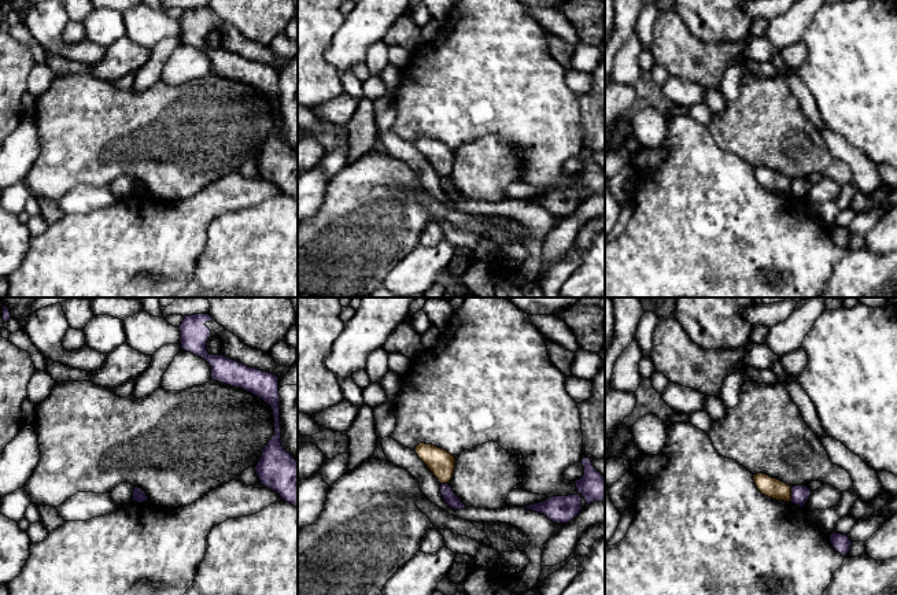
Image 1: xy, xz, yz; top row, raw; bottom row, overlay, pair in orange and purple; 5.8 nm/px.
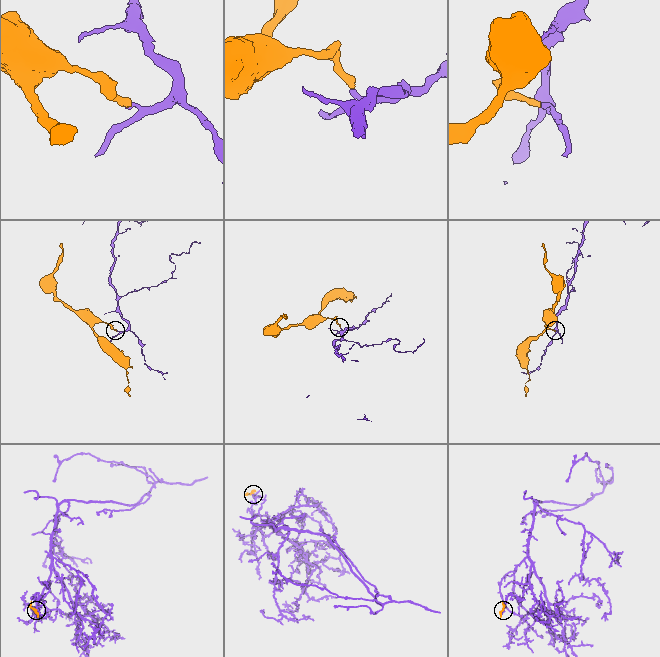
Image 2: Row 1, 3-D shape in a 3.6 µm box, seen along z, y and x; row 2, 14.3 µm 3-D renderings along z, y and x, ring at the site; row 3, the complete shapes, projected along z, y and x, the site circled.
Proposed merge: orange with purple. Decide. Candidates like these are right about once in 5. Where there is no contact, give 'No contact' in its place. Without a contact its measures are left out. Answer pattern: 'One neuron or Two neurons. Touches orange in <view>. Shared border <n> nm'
Two neurons. Touches orange in yz. Shared border 90 nm

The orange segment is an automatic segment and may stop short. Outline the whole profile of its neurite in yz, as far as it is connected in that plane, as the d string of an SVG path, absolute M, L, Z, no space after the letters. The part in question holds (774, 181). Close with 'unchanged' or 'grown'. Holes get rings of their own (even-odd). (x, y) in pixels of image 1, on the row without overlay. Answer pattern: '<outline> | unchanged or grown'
M757 166L753 170L757 182L772 192L790 195L791 193L791 180L786 175L772 171L767 167Z | unchanged

